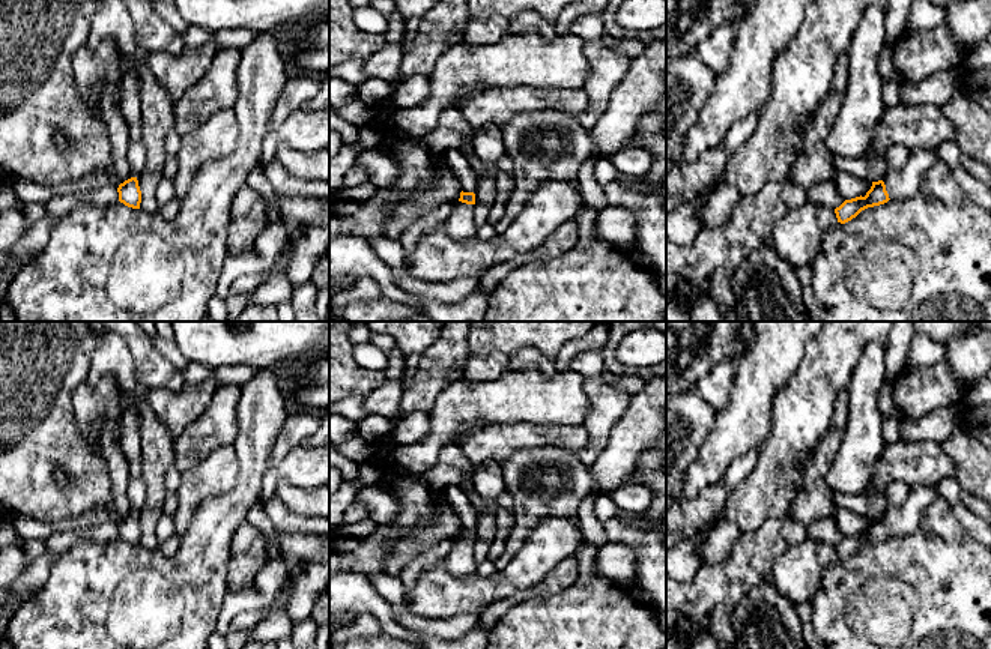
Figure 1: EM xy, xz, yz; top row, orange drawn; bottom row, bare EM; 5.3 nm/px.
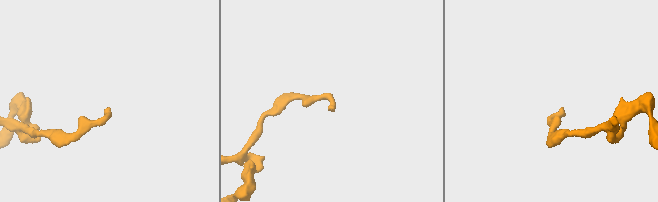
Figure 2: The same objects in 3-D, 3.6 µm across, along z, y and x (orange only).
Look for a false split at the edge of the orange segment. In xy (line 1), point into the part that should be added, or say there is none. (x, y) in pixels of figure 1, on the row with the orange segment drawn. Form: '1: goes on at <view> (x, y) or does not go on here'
1: does not go on here

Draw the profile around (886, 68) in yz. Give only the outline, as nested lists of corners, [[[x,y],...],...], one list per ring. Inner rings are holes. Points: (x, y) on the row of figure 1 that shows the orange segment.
[[[884,45],[878,57],[878,72],[883,81],[902,81],[893,65],[893,50],[890,45]]]

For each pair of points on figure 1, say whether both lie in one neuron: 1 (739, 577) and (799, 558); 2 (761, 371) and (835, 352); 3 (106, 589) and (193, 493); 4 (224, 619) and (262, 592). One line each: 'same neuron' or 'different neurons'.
1: different neurons
2: different neurons
3: different neurons
4: same neuron

